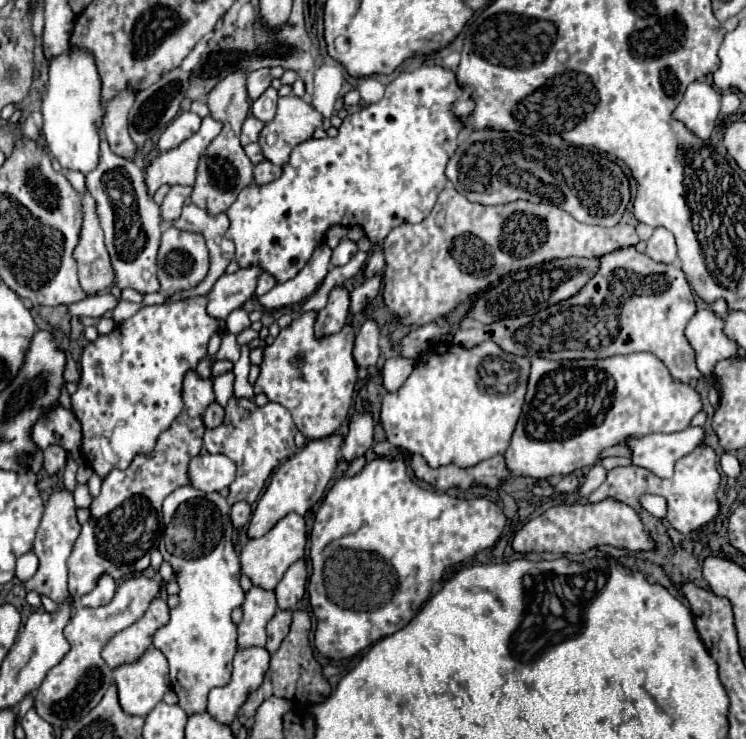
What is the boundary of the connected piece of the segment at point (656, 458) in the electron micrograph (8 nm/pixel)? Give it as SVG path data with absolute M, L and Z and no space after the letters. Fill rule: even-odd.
M688 426L672 434L650 434L642 440L628 440L632 448L632 464L654 472L660 478L670 478L678 458L690 454L704 442L704 428Z

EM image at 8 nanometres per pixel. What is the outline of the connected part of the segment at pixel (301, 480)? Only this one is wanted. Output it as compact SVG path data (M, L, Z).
M326 436L320 440L308 440L304 448L300 448L294 456L290 456L272 476L266 492L256 504L256 510L248 522L246 534L248 538L260 538L264 536L280 518L284 518L290 512L296 514L306 514L322 496L326 490L326 484L330 482L336 462L338 462L338 452L340 452L340 436Z

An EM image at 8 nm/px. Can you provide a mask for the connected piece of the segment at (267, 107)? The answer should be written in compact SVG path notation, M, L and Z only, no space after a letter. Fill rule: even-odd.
M268 88L256 102L252 102L252 116L262 120L262 122L270 122L276 114L276 102L278 102L278 92L274 88Z

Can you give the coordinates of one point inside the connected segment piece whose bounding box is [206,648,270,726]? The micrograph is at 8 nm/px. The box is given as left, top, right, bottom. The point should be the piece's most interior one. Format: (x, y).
(250, 665)

